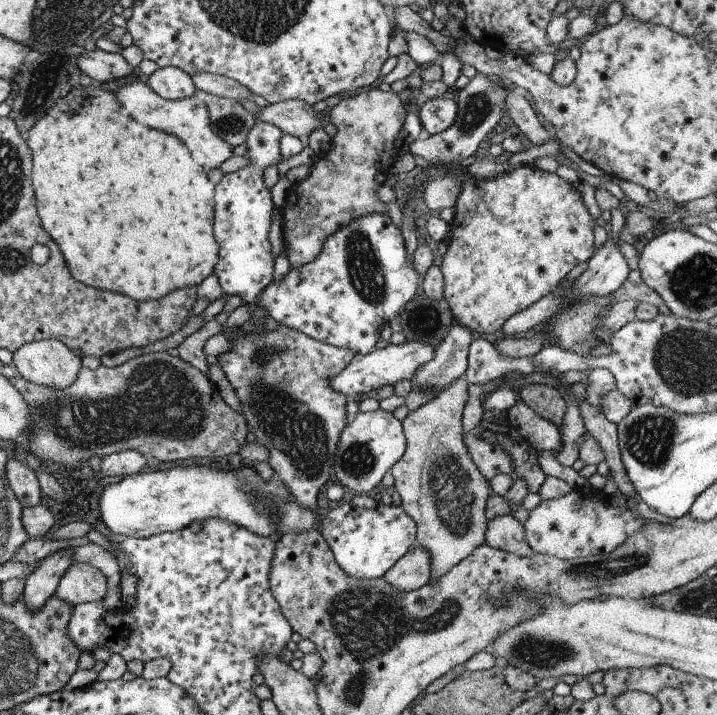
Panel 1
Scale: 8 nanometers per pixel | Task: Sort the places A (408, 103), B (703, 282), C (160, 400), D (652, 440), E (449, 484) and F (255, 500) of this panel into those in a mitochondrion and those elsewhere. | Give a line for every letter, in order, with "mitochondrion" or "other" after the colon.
A: other
B: mitochondrion
C: mitochondrion
D: mitochondrion
E: mitochondrion
F: mitochondrion

